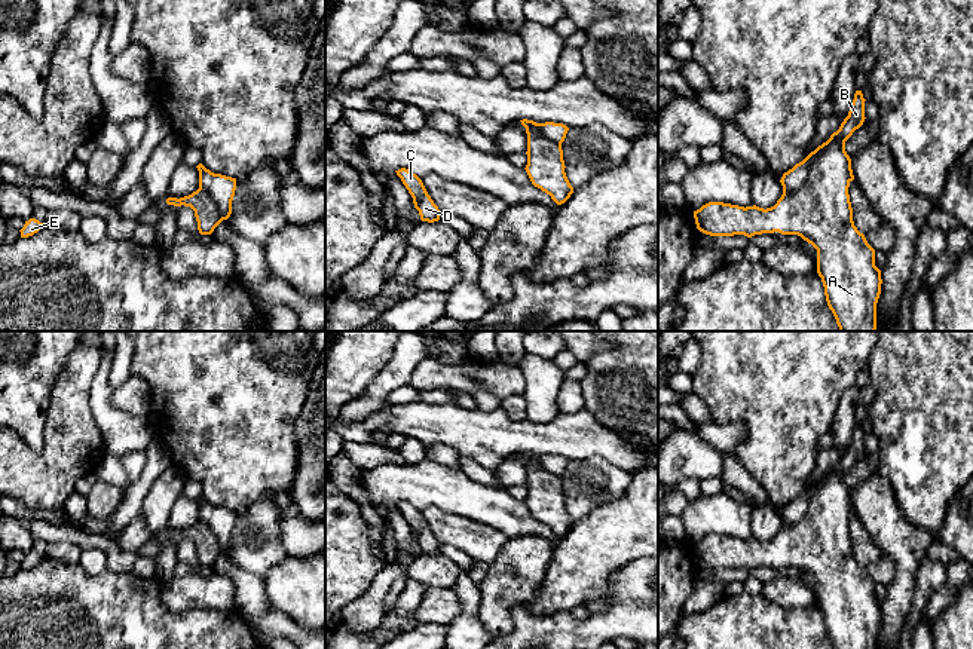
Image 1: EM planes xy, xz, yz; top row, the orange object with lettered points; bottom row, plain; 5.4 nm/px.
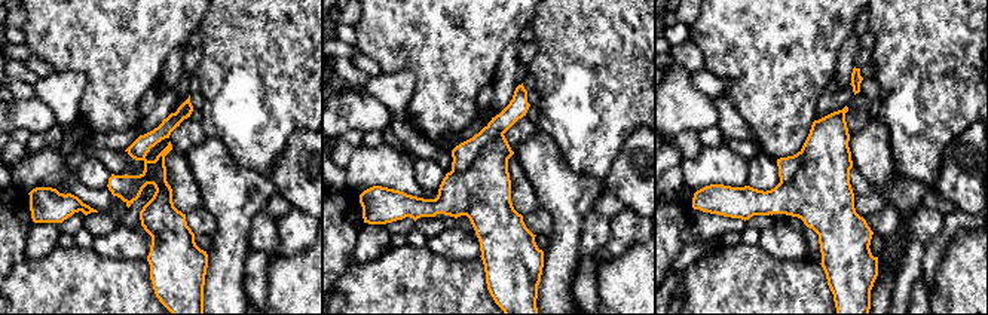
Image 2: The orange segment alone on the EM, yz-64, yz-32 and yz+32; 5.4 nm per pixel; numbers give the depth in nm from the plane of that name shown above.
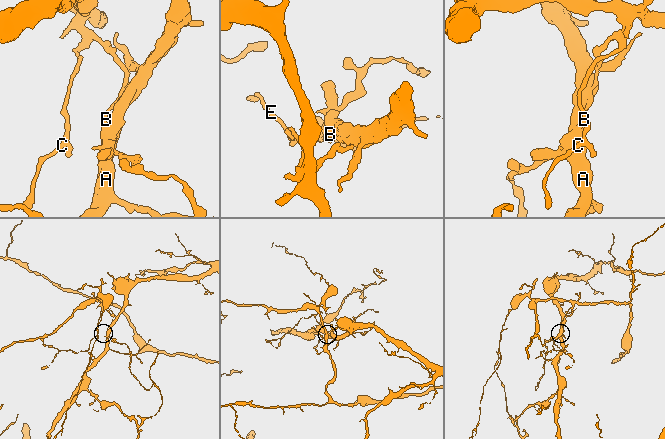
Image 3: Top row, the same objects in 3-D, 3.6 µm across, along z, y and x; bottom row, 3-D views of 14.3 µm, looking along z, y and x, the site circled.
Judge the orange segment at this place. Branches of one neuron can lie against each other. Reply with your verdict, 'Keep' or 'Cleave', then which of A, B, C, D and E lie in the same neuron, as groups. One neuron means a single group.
Cleave. Groups: A / B C D E

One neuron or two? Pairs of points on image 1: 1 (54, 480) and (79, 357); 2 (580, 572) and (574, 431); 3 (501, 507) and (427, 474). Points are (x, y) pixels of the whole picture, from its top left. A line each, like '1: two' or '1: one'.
1: one
2: two
3: one

